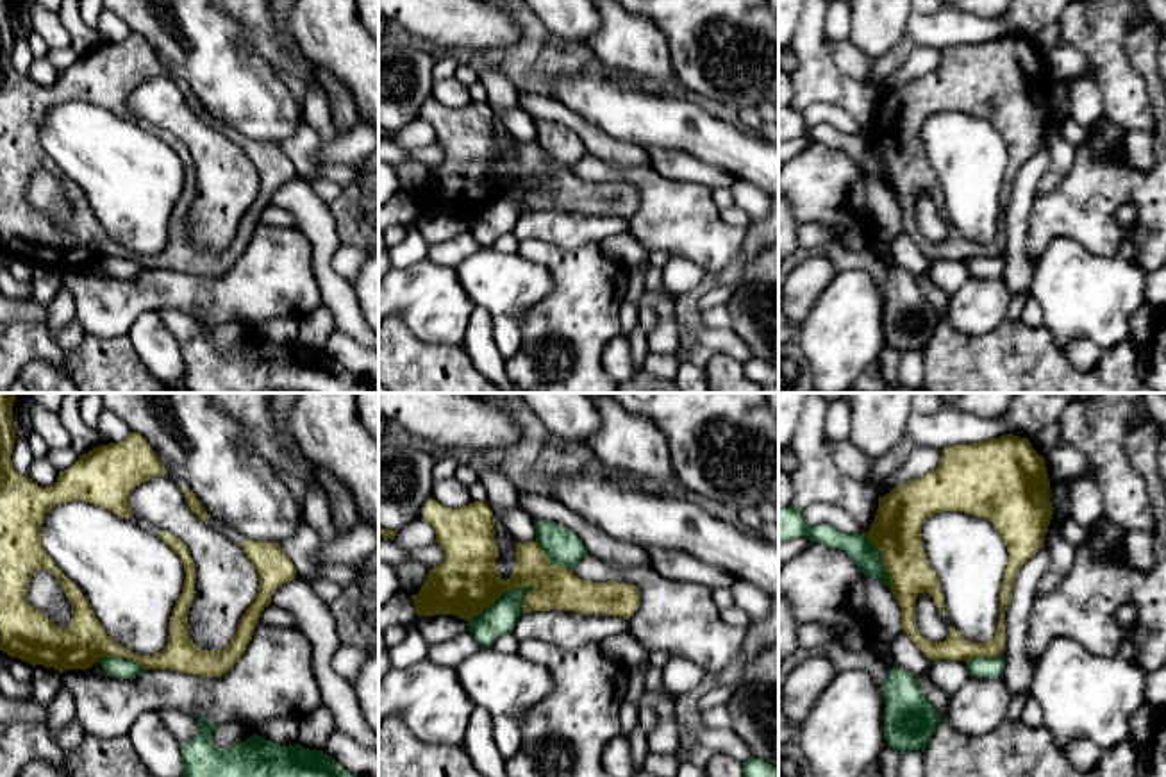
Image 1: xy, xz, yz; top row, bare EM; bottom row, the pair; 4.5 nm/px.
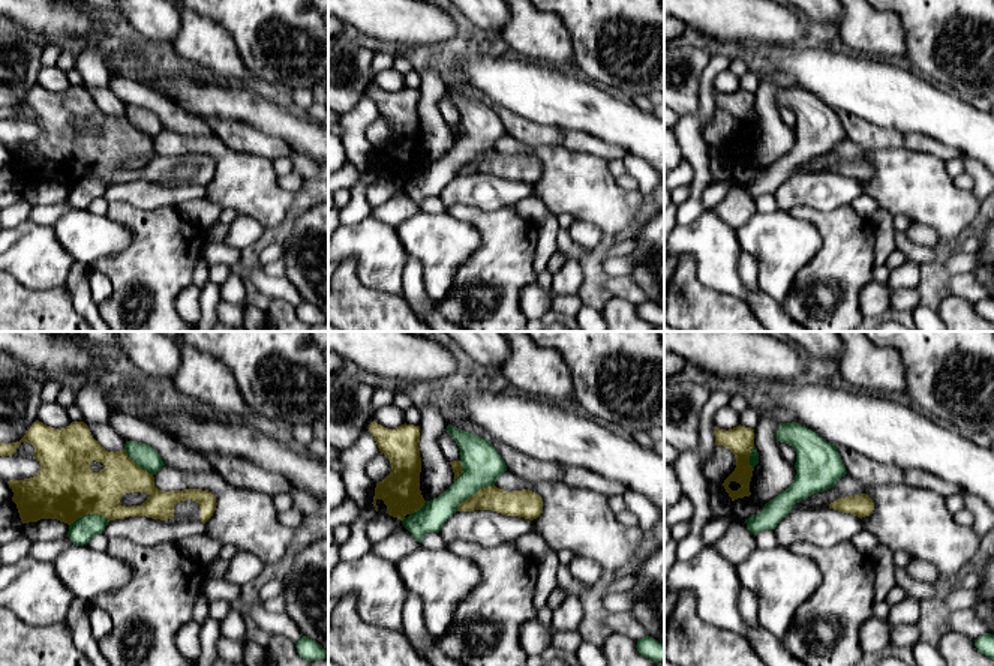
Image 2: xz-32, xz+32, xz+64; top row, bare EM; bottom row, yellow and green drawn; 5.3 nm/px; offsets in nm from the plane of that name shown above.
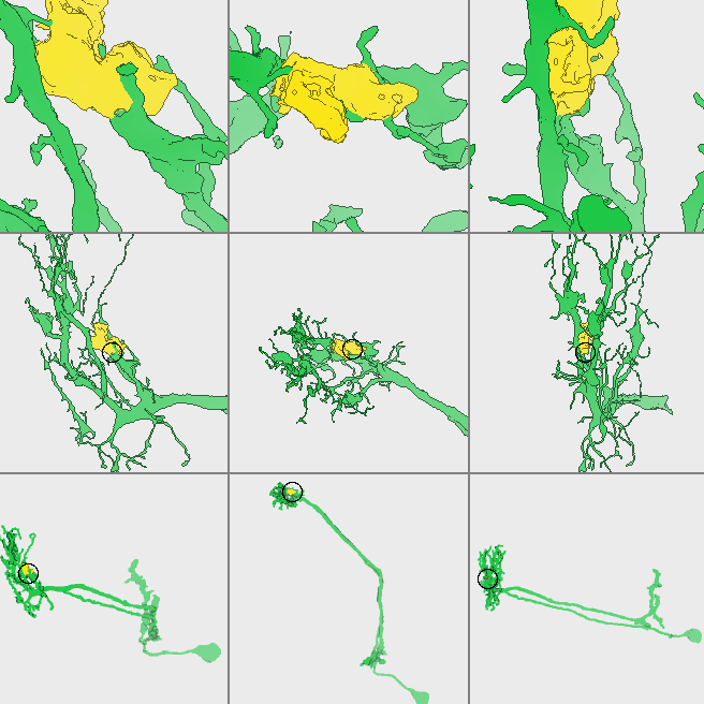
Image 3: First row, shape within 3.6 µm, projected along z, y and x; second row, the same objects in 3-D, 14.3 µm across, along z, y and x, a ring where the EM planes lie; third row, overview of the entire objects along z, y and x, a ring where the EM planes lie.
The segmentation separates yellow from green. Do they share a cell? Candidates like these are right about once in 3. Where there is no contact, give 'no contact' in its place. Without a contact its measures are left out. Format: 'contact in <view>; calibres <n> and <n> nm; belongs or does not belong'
contact in xz; calibres 280 and 150 nm; does not belong

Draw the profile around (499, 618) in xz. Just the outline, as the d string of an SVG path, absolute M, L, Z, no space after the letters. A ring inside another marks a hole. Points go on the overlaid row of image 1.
M532 586L505 591L495 604L468 622L468 631L480 647L491 647L498 636L512 632L518 618L523 614L523 598L529 591L532 591Z

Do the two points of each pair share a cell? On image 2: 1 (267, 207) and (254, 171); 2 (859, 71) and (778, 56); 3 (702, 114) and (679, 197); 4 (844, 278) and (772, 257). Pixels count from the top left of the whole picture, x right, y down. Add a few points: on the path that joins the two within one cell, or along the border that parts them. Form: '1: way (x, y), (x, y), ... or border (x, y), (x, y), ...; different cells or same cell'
1: way (263, 198), (254, 189), (254, 180); same cell
2: way (840, 71), (819, 71), (798, 62); same cell
3: border (690, 186), (690, 195), (679, 206); different cells
4: border (819, 234), (820, 249), (799, 270), (786, 297); different cells

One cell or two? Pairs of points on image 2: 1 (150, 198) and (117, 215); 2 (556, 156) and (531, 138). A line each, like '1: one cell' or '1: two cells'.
1: two cells
2: two cells

